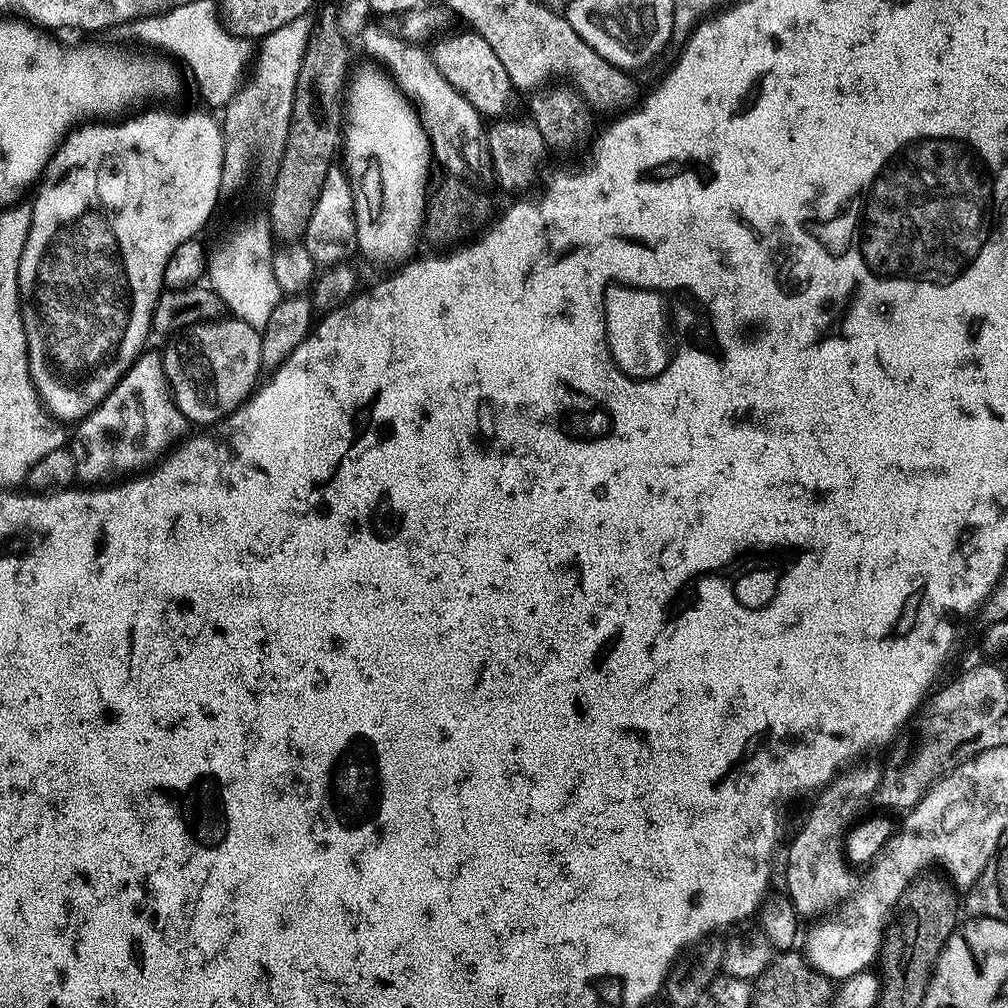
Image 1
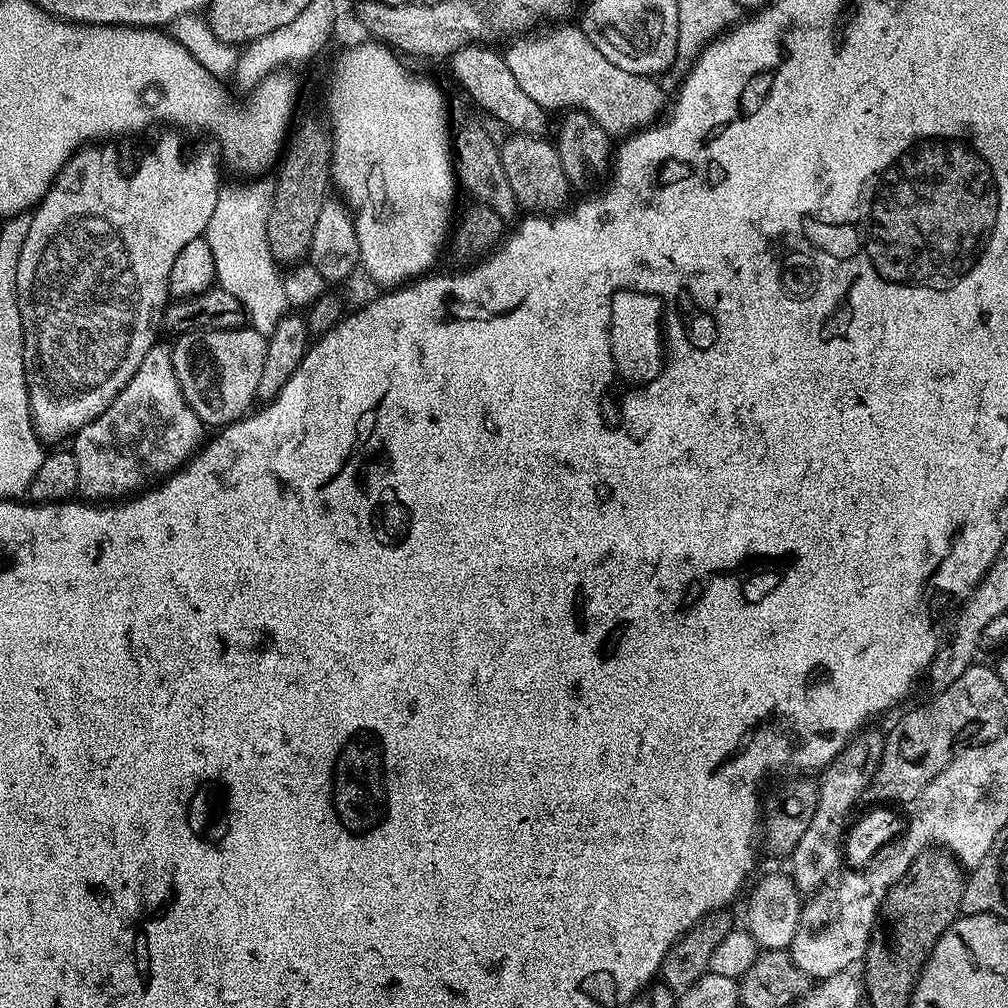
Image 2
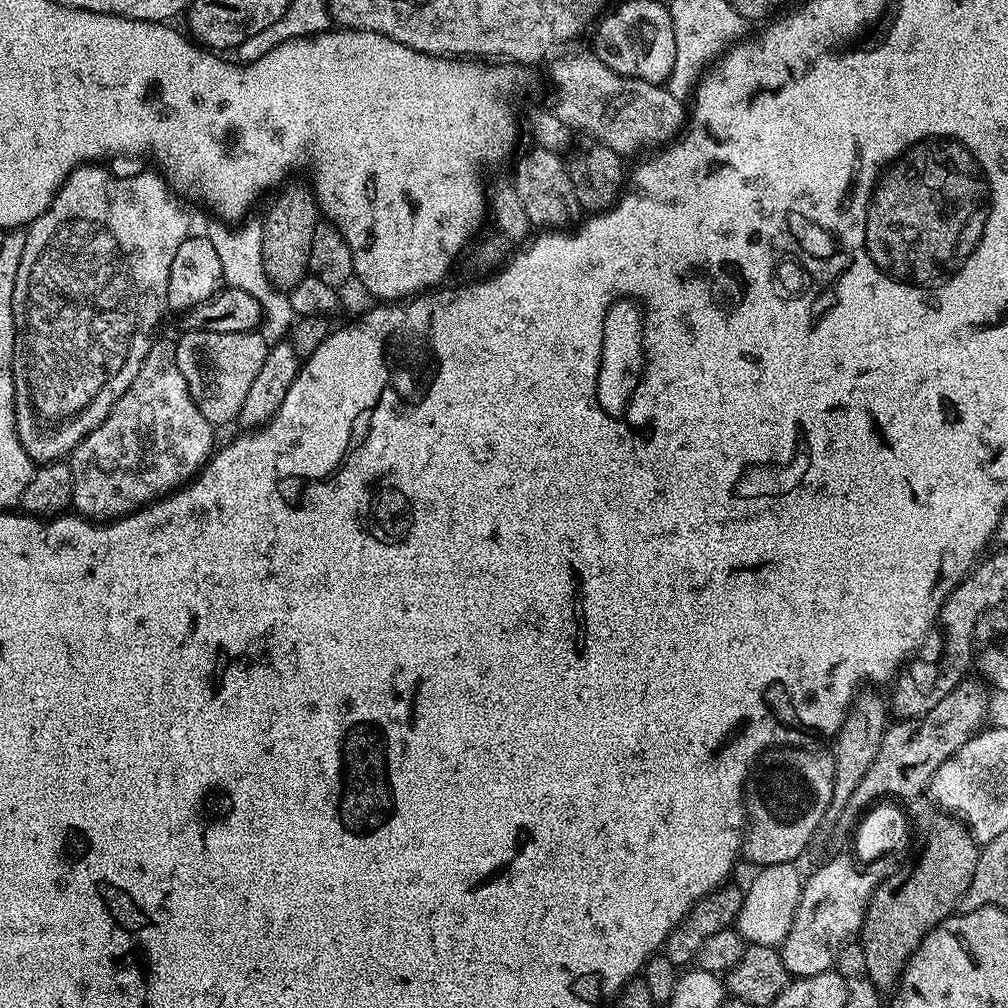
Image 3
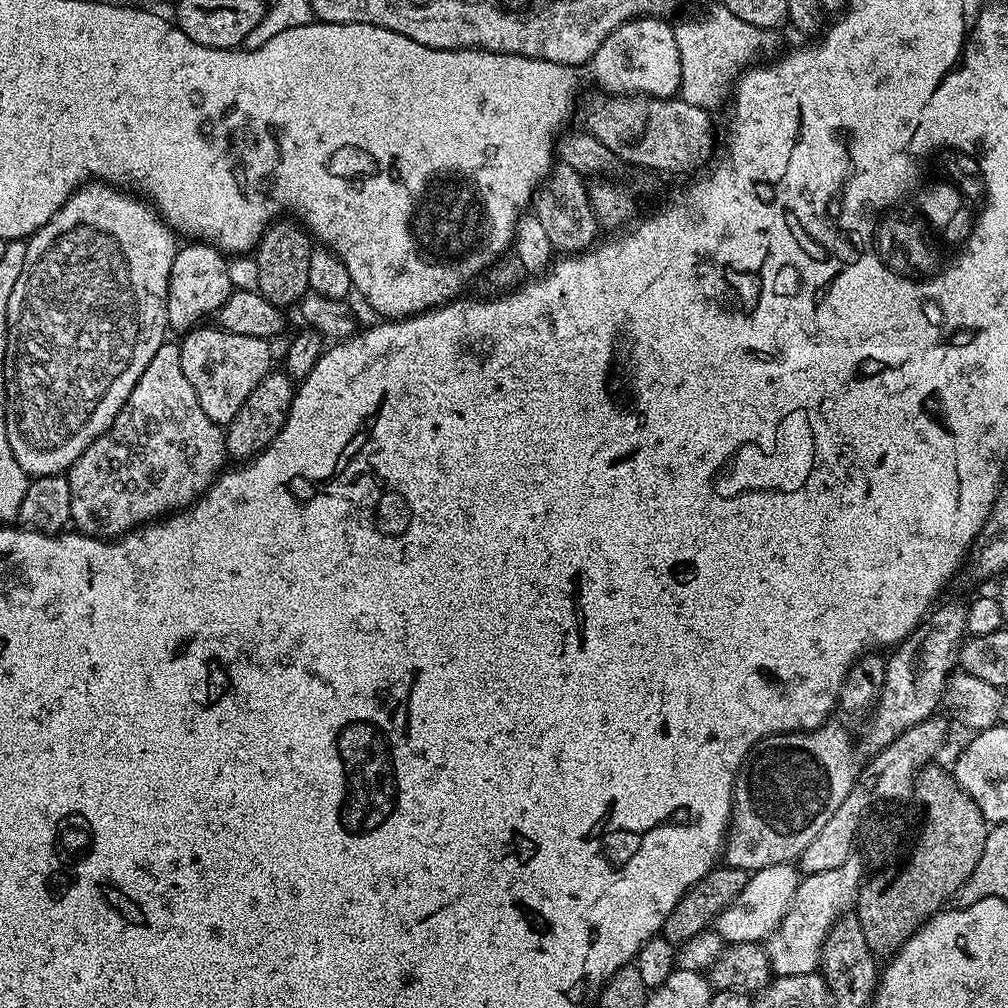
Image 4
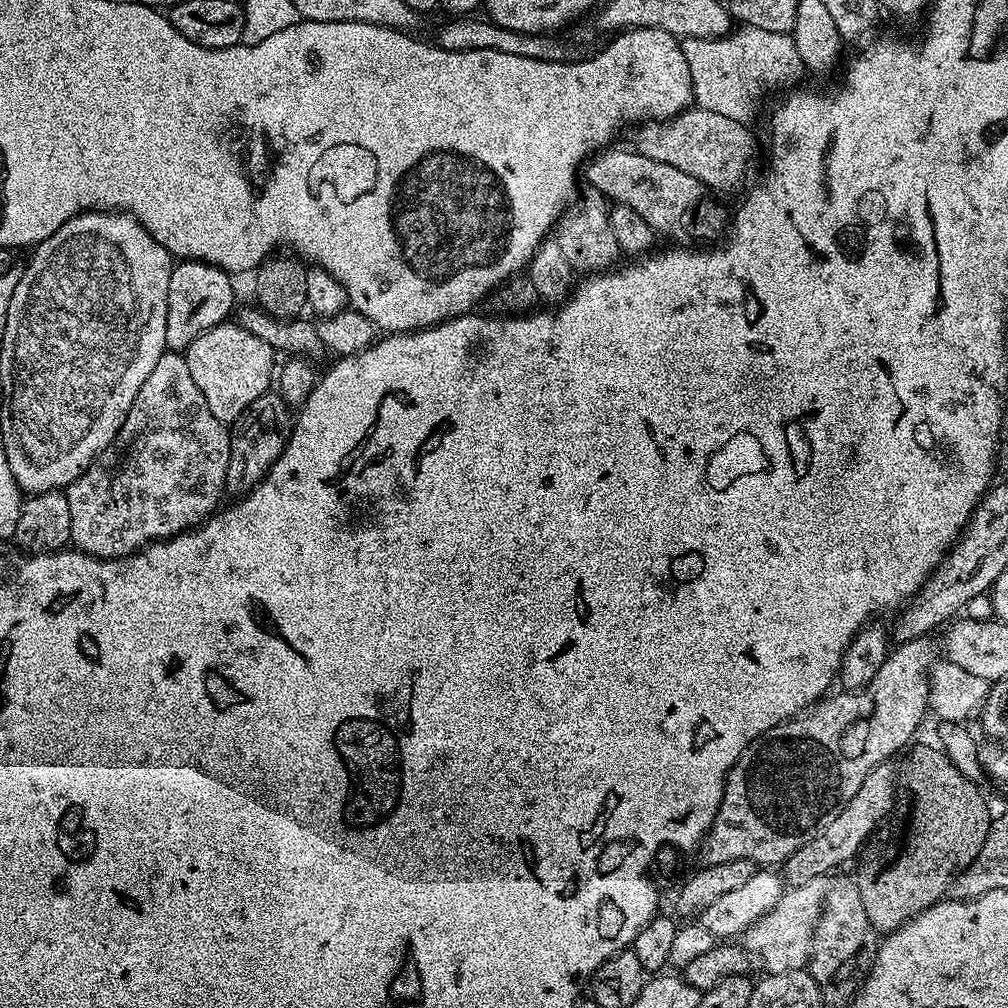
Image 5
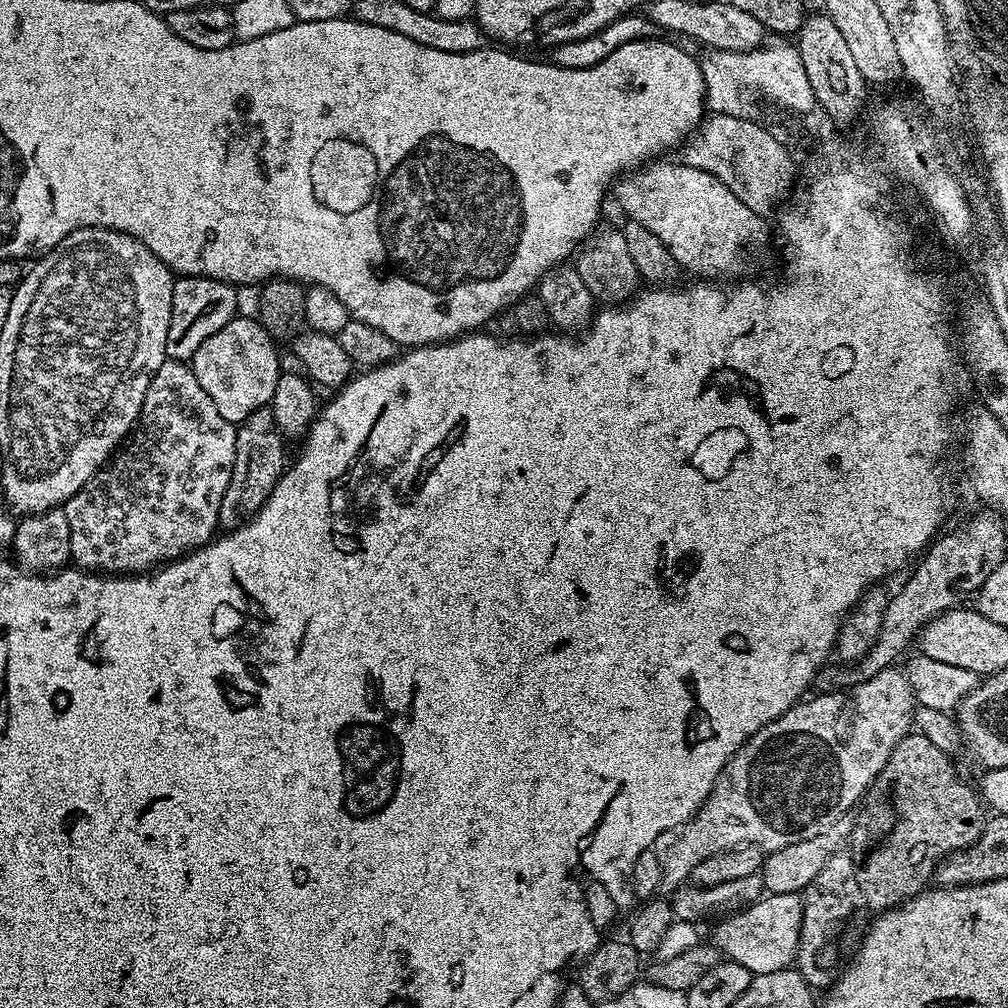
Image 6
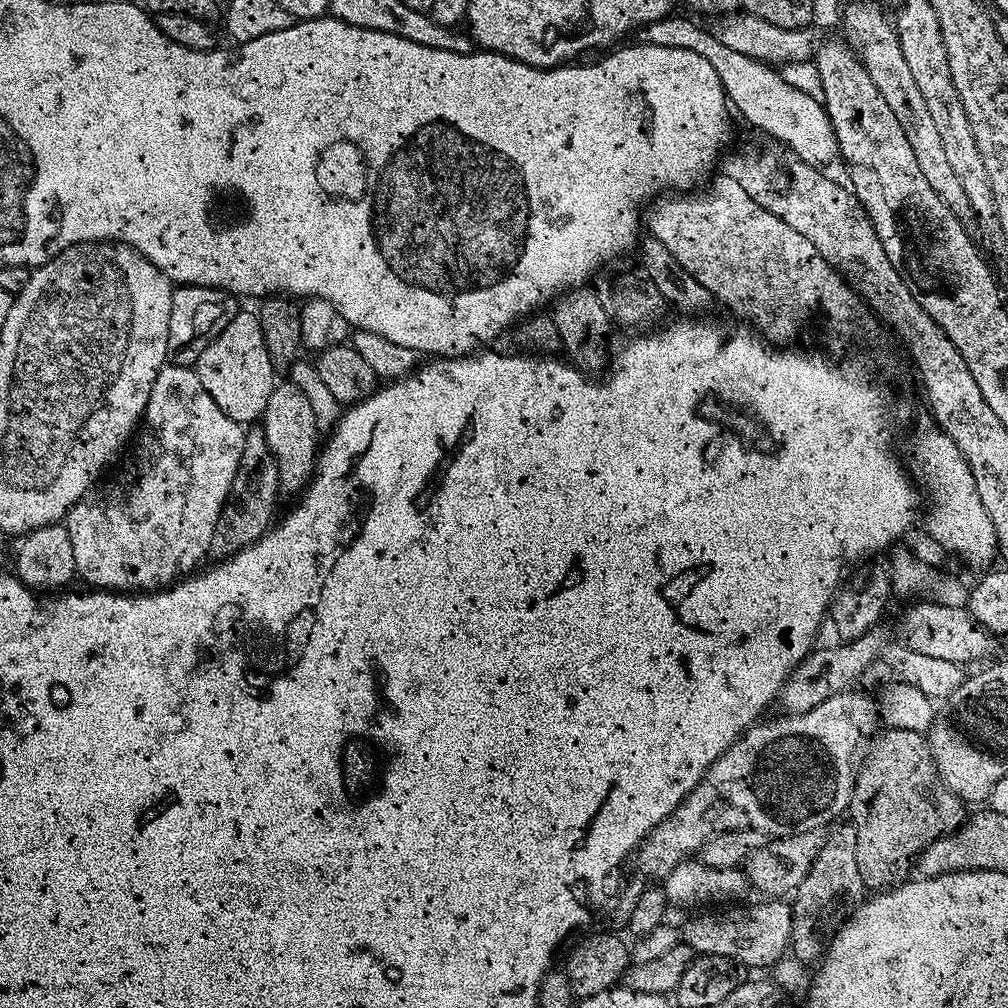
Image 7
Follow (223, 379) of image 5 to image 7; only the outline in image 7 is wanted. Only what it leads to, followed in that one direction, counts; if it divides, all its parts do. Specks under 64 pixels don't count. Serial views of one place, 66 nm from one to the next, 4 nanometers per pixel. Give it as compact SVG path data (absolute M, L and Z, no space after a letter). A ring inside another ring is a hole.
M237 311L236 317L228 323L226 330L222 330L222 334L218 334L218 338L211 340L206 346L206 350L202 350L194 367L202 386L206 386L206 394L210 394L210 398L214 398L214 402L218 402L218 410L222 410L222 414L234 418L245 426L251 425L263 417L266 402L270 402L270 394L278 383L278 377L276 377L278 370L272 365L272 359L266 350L266 338L262 338L260 317L255 311Z

